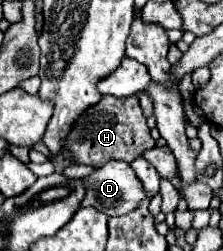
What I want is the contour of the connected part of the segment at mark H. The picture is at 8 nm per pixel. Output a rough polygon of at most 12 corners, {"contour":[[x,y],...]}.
{"contour":[[105,95],[73,125],[77,163],[131,163],[155,139],[139,97]]}

